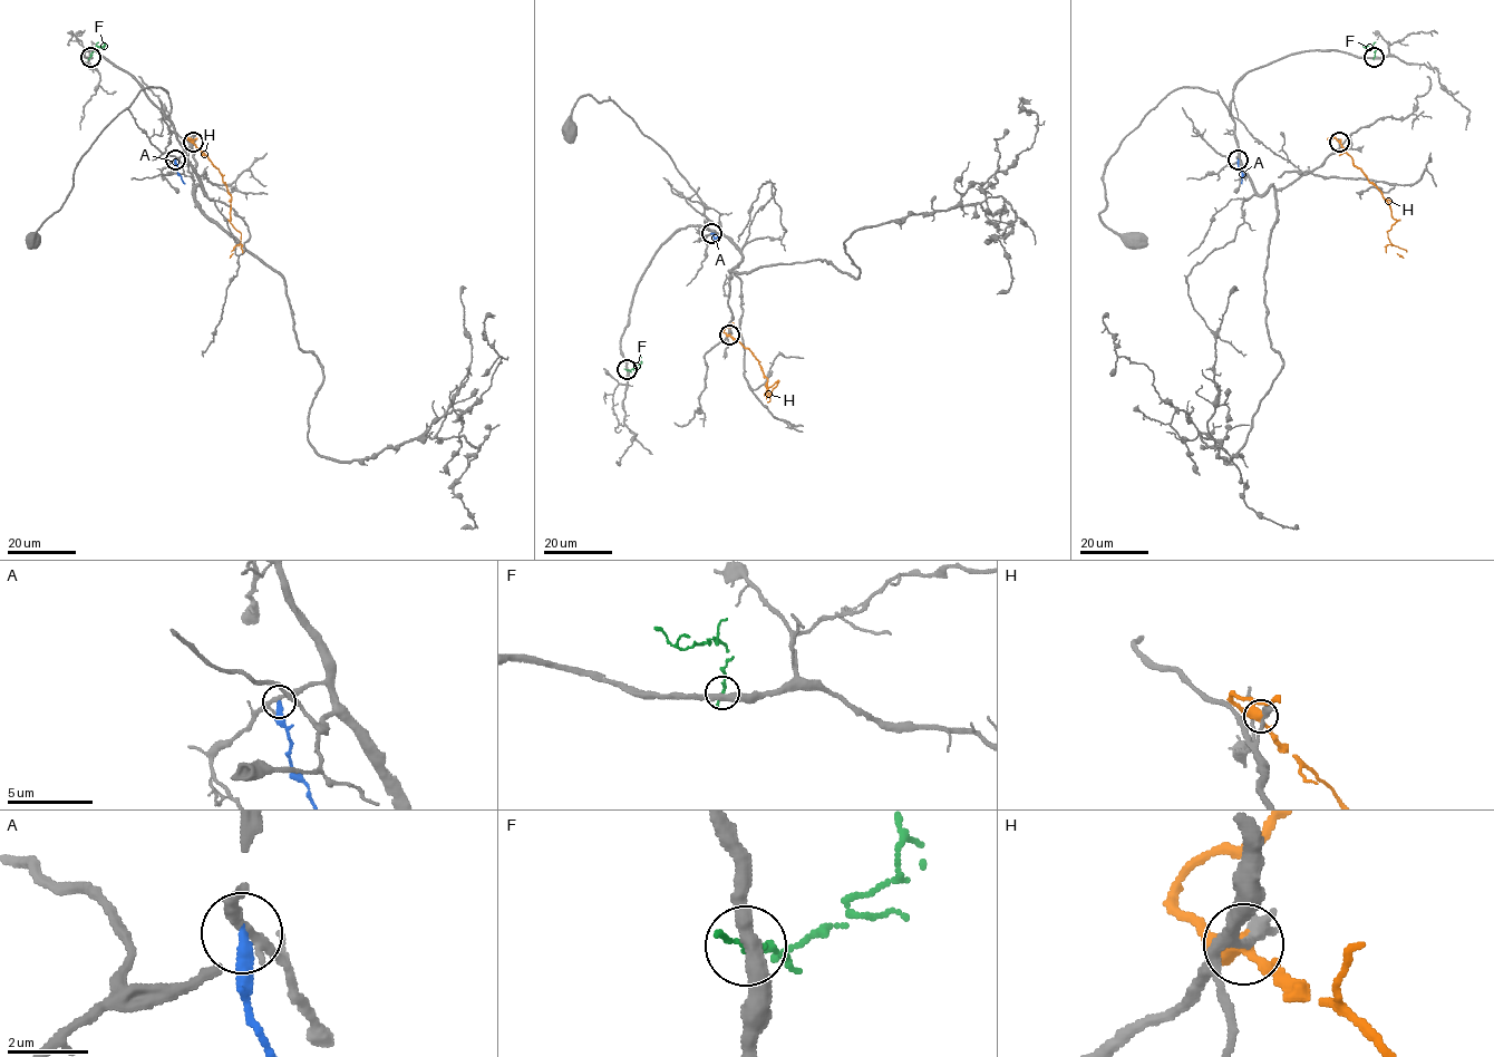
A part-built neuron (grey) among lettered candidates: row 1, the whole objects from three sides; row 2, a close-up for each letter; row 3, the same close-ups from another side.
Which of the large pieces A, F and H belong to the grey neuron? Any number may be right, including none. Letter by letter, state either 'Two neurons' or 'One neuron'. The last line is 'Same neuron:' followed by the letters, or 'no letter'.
A: Two neurons
F: Two neurons
H: Two neurons
Same neuron: no letter

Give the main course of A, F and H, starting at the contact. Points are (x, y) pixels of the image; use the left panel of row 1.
A: (175, 159), (177, 174), (184, 183)
F: (90, 57), (93, 49), (103, 48), (105, 44)
H: (193, 142), (217, 168), (231, 196), (230, 223), (239, 232), (241, 242), (230, 258)

